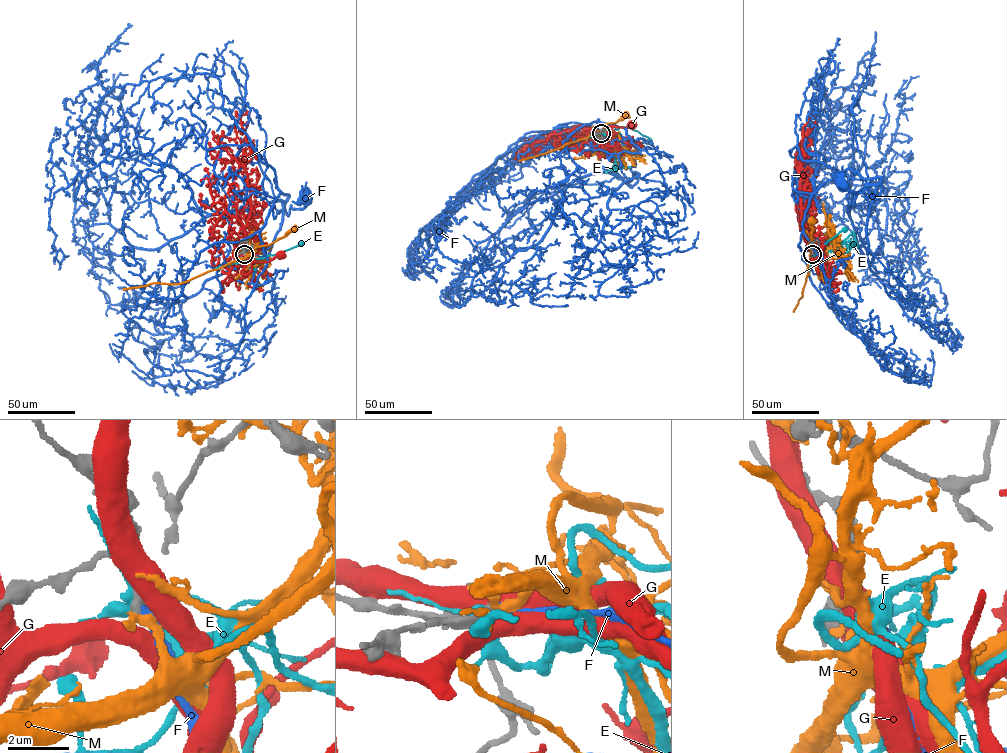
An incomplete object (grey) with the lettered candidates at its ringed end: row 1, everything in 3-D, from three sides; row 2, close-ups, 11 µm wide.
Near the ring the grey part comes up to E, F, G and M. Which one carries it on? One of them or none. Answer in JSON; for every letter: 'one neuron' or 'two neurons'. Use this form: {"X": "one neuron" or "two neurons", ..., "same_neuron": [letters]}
{"E": "two neurons", "F": "one neuron", "G": "two neurons", "M": "two neurons", "same_neuron": ["F"]}

